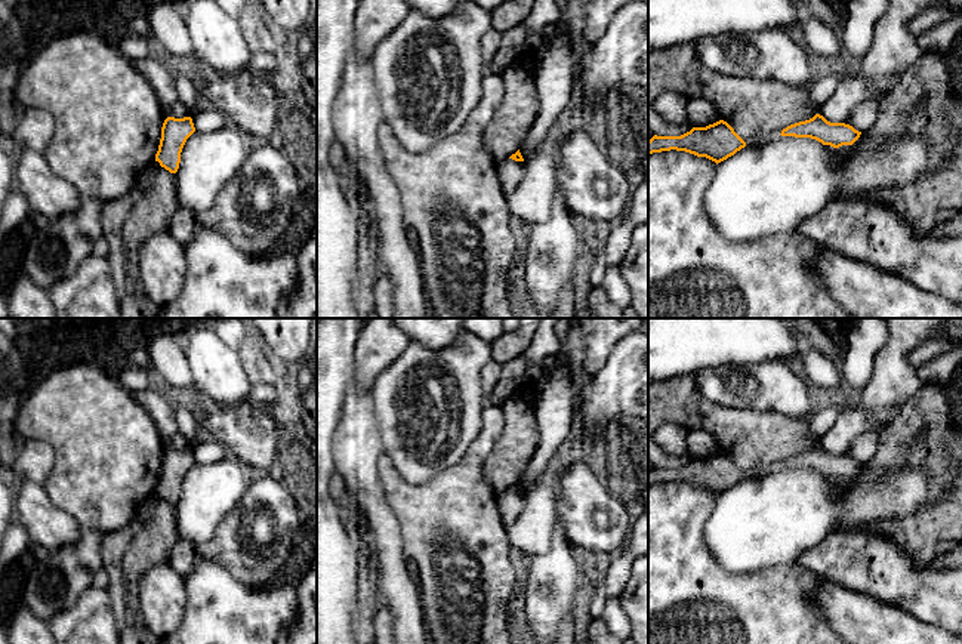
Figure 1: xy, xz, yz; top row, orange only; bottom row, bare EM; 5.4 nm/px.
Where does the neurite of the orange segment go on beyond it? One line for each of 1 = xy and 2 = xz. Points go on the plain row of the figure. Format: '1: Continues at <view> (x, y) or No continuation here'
1: No continuation here
2: No continuation here

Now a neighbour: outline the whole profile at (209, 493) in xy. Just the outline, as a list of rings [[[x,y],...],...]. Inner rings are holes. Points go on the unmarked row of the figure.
[[[234,456],[210,465],[194,463],[182,480],[175,505],[179,539],[207,542],[240,503],[249,481],[250,472]]]

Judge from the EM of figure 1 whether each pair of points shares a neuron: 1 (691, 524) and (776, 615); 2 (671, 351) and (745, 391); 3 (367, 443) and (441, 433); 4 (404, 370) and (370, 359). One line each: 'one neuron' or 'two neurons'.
1: one neuron
2: two neurons
3: two neurons
4: two neurons

